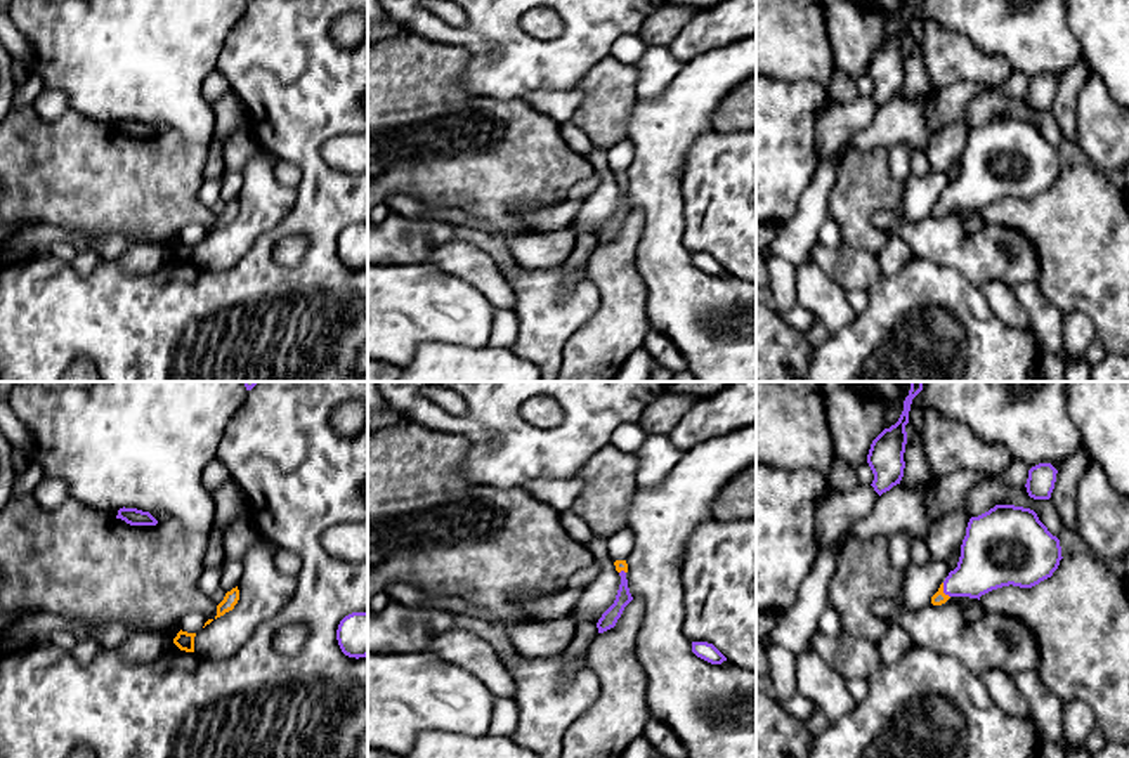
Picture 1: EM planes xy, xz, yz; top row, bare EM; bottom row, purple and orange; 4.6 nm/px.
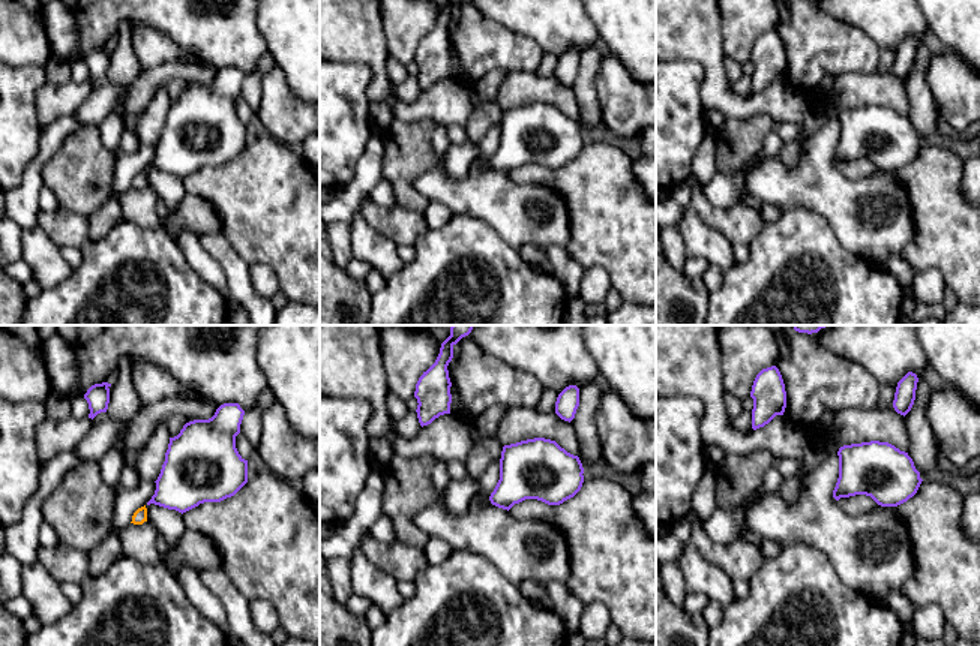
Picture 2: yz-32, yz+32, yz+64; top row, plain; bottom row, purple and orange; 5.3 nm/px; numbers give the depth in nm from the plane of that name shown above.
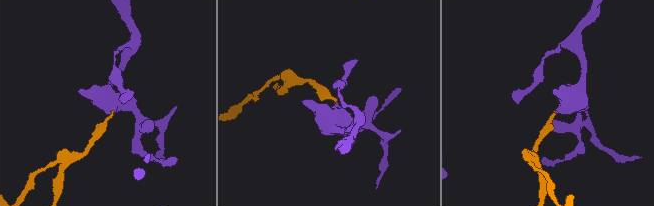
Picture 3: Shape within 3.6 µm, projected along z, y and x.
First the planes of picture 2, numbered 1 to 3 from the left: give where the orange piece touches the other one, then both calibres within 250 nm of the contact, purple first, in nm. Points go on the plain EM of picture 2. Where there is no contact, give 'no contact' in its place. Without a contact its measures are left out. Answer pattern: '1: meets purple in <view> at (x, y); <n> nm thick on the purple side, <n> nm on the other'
1: no contact
2: no contact
3: no contact

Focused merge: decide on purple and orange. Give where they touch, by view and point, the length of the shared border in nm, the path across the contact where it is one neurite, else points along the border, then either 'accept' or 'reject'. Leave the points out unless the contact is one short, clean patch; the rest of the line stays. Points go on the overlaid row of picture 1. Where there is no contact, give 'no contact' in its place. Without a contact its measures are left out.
contact yz (944, 590); length 80 nm; way yz (989, 561), (972, 578), (944, 590), (939, 597); accept

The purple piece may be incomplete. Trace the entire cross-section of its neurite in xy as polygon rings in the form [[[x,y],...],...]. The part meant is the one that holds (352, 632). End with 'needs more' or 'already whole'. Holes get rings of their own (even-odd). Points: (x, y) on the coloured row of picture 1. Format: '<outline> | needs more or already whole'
[[[352,612],[345,616],[336,630],[336,640],[342,652],[349,657],[368,656],[368,612]]] | already whole

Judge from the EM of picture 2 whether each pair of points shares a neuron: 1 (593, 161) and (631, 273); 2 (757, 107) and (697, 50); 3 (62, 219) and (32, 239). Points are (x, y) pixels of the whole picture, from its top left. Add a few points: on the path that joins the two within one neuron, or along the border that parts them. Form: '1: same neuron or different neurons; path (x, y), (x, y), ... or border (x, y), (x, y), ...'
1: same neuron; path (599, 189), (611, 221), (631, 240), (631, 245)
2: same neuron; path (739, 107), (715, 83), (713, 68)
3: different neurons; border (39, 227), (60, 248)

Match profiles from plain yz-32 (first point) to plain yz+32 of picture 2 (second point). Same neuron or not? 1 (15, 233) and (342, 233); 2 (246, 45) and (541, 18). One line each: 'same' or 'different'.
1: same
2: same

